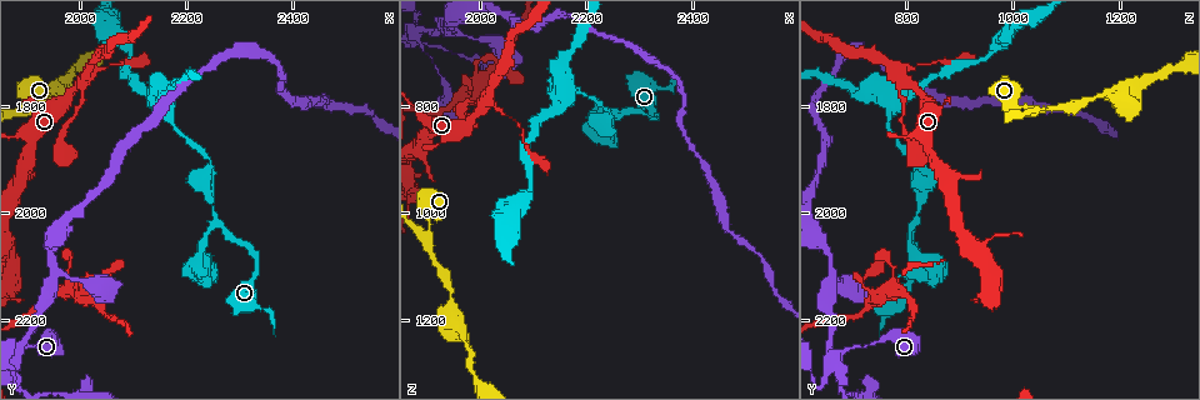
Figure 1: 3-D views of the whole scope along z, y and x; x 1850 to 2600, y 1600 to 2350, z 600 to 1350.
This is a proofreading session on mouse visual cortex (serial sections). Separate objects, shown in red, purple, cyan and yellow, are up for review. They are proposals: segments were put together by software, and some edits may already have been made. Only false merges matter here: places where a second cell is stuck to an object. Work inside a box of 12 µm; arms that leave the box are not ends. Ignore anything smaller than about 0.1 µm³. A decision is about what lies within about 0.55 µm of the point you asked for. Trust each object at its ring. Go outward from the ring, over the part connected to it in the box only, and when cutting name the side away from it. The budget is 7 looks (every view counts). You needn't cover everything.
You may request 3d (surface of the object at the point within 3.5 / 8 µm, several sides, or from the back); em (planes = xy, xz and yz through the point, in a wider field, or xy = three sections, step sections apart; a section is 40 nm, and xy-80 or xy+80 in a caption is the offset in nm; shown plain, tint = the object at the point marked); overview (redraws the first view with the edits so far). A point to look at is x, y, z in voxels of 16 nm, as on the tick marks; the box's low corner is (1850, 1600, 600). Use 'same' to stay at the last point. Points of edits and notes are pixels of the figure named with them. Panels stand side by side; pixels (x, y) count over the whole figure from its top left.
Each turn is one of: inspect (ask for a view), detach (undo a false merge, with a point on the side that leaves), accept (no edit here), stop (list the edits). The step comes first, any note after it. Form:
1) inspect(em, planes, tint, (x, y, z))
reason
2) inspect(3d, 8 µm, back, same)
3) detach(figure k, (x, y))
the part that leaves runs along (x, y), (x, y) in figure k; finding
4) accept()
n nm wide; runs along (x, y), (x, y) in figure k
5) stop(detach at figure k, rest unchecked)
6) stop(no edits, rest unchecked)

inspect(3d, 3.5 µm, (2165, 1805, 770))
abrupt turn

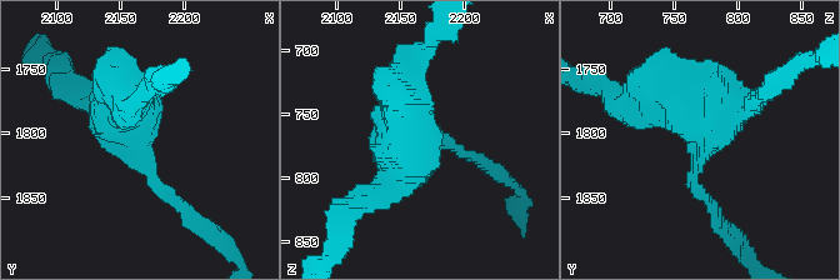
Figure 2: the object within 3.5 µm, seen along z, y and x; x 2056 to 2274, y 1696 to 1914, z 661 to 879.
inspect(em, xy, step 1, tint, (2162, 1808, 768))
need the tissue

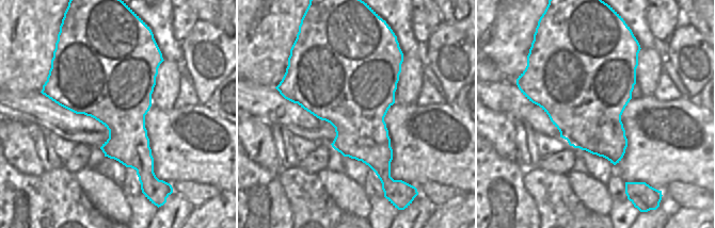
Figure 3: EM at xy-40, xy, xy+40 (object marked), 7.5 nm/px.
inspect(em, xy, step 2, tint, same)

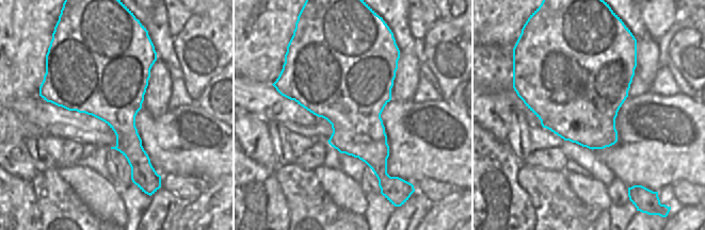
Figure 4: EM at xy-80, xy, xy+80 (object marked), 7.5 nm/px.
accept()
one cell here

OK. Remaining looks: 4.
inspect(3d, 8 µm, back, (2010, 1750, 795))
a narrow waist

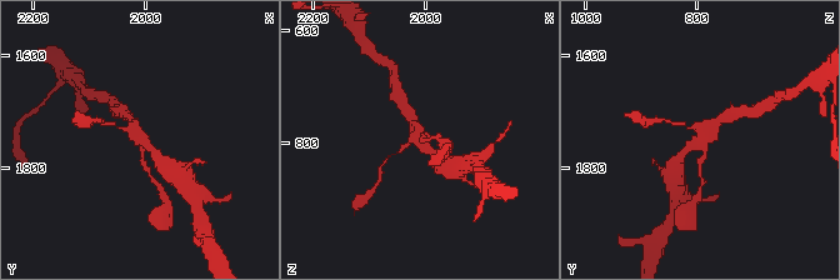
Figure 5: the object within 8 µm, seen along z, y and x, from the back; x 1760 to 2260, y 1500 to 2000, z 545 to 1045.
inspect(em, xy, step 2, tint, (2005, 1755, 800))
need the tissue

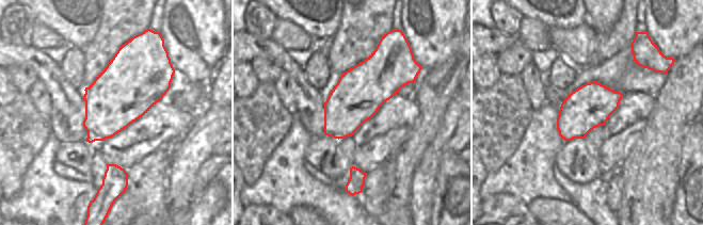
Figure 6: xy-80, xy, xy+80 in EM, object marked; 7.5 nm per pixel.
accept()
runs along (675, 163), (715, 121), (723, 120) in figure 5; continuous, no second cell

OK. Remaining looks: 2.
inspect(3d, 8 µm, (1905, 1805, 1035))
sudden change in width

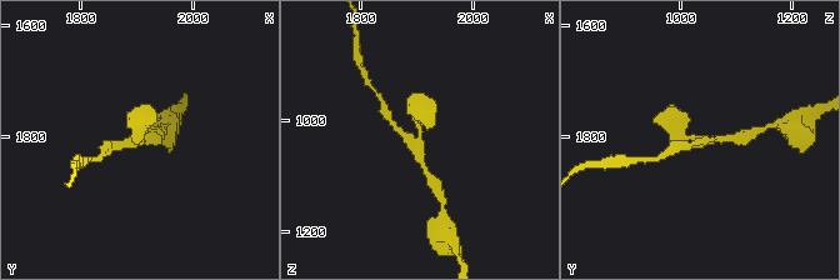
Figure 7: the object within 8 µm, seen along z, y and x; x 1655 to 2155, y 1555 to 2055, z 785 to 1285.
inspect(em, xy, step 2, tint, (1905, 1810, 1035))
shape alone is not enough

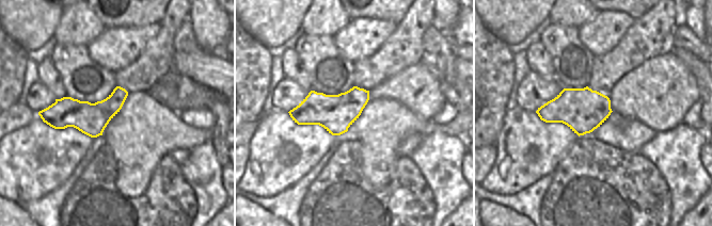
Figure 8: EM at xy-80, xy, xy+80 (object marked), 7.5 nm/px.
accept()
3 arms; runs along (673, 123), (699, 140), (735, 136) in figure 7; continuous, no second cell

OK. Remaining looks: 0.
stop(no edits, rest unchecked)

